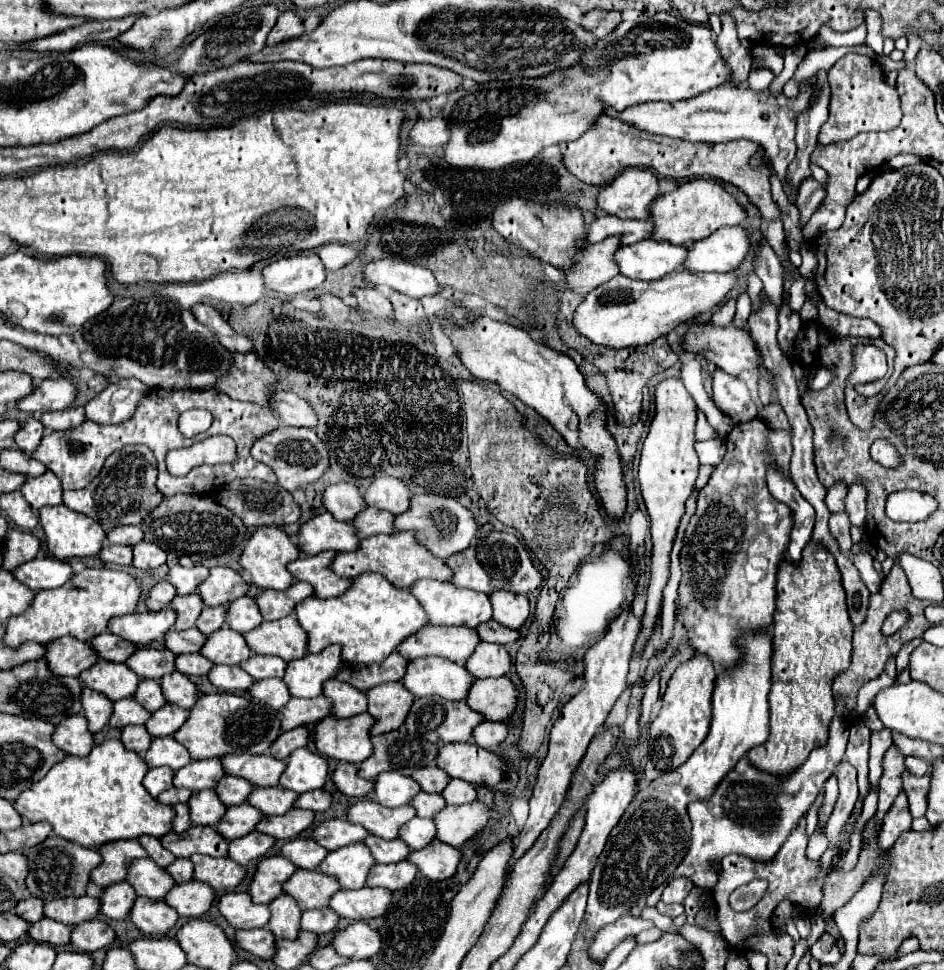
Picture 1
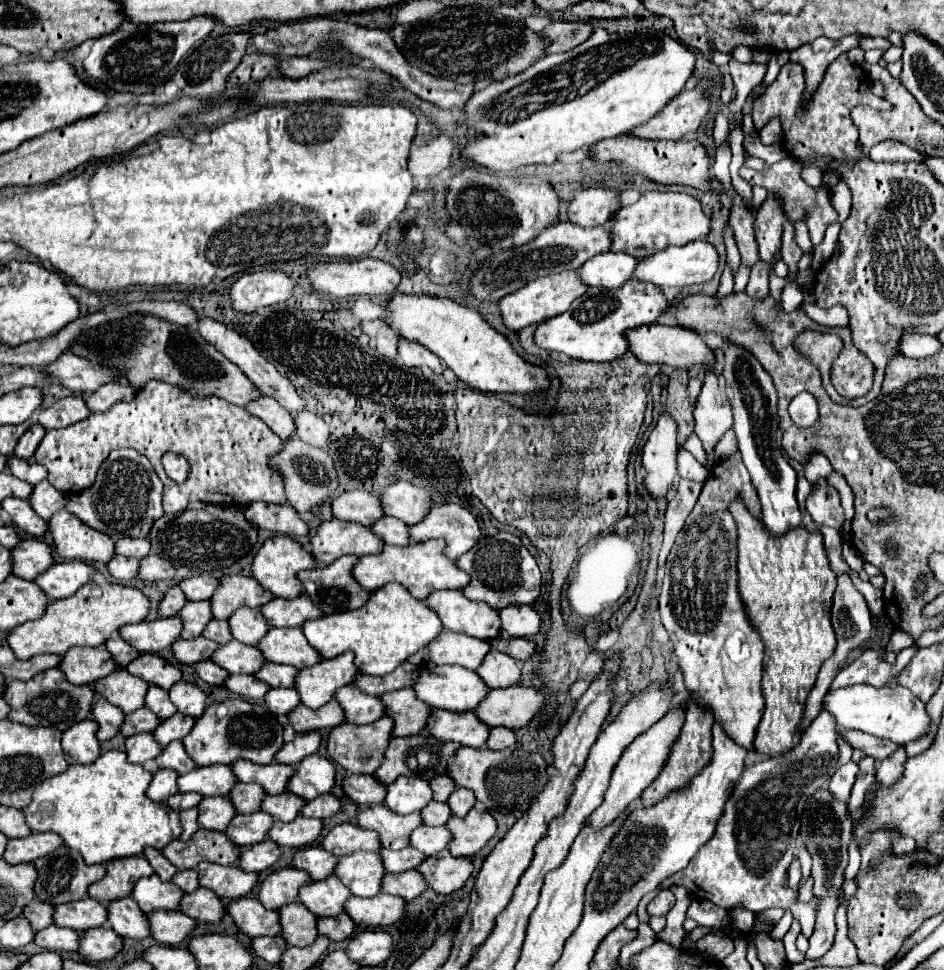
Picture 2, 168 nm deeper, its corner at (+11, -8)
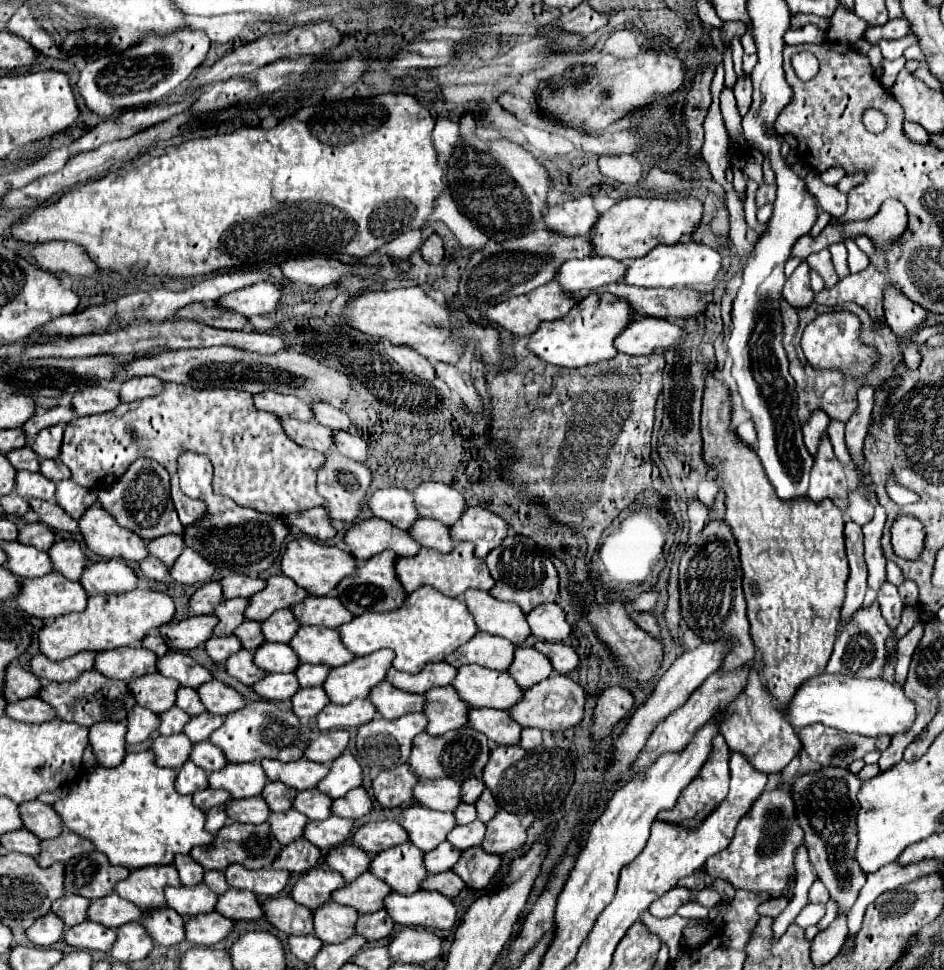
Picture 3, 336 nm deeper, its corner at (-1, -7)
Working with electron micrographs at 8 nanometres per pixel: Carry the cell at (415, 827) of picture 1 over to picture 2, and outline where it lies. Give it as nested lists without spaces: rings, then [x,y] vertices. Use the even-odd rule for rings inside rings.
[[[420,826],[410,834],[410,846],[420,850],[422,854],[430,856],[434,852],[440,852],[446,848],[450,840],[450,832],[446,832],[444,826],[432,828],[432,826]]]

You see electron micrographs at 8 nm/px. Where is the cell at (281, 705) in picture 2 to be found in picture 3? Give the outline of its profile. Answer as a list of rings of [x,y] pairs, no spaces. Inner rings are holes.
[[[306,687],[300,689],[298,695],[294,695],[292,709],[298,717],[316,717],[328,703],[330,697],[322,687]]]

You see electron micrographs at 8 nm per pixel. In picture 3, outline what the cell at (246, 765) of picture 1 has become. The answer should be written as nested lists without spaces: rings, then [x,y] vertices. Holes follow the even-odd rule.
[[[304,757],[298,761],[292,761],[292,763],[262,761],[262,767],[270,781],[282,781],[288,787],[294,787],[296,791],[314,789],[330,771],[330,765],[314,763]]]

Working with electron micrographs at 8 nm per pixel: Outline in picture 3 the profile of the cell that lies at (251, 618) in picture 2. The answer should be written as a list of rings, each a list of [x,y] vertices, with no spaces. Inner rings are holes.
[[[290,609],[276,611],[262,623],[262,631],[266,635],[266,641],[278,641],[278,643],[290,643],[290,639],[300,629],[300,623],[296,621],[294,613]]]

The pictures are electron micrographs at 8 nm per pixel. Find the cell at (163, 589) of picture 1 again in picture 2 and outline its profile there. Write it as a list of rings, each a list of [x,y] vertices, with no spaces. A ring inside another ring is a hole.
[[[172,586],[172,588],[164,594],[164,598],[160,600],[160,604],[158,604],[158,614],[160,614],[162,618],[174,616],[184,604],[186,604],[186,598],[182,596],[182,590],[180,590],[178,586]]]

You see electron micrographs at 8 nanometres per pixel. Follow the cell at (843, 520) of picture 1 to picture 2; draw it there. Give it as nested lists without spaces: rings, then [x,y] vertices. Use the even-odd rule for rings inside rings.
[[[820,482],[818,488],[814,488],[810,498],[806,500],[806,510],[810,512],[816,524],[842,530],[844,512],[842,512],[838,494],[834,494],[834,488],[830,488],[828,482]]]

